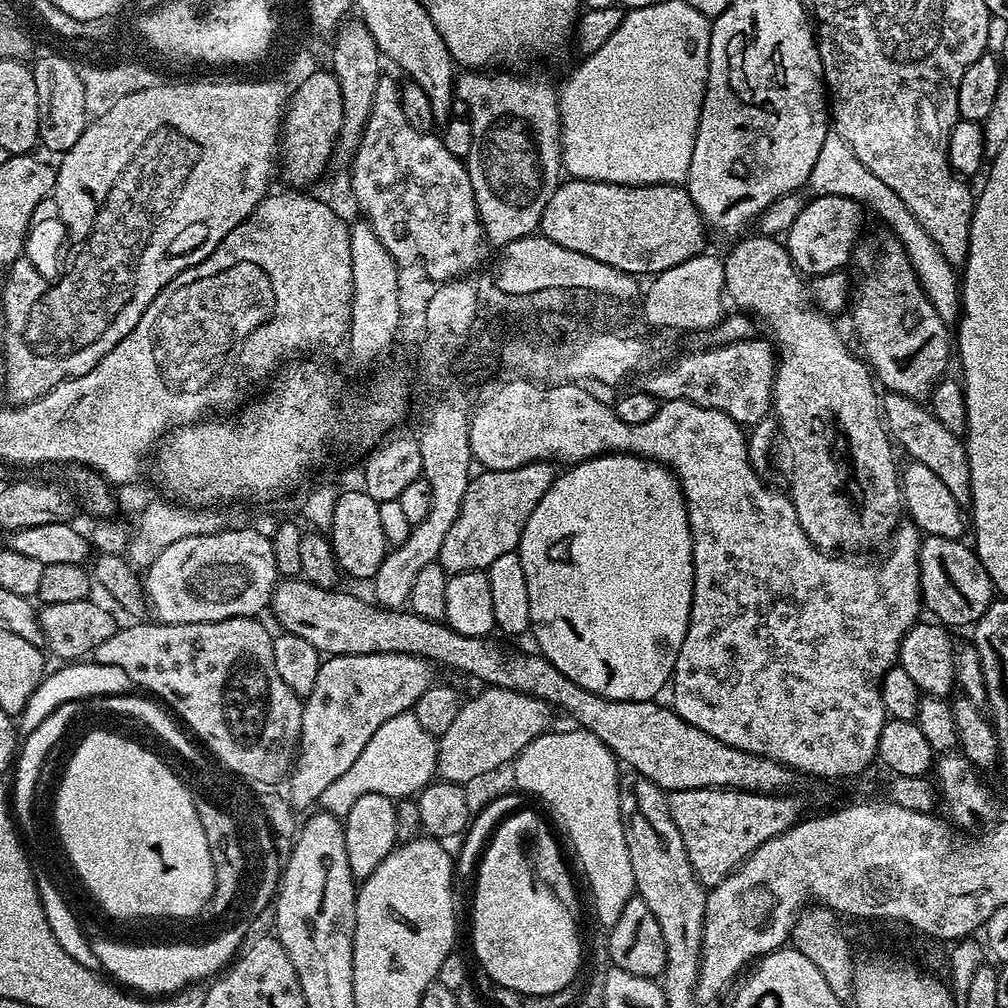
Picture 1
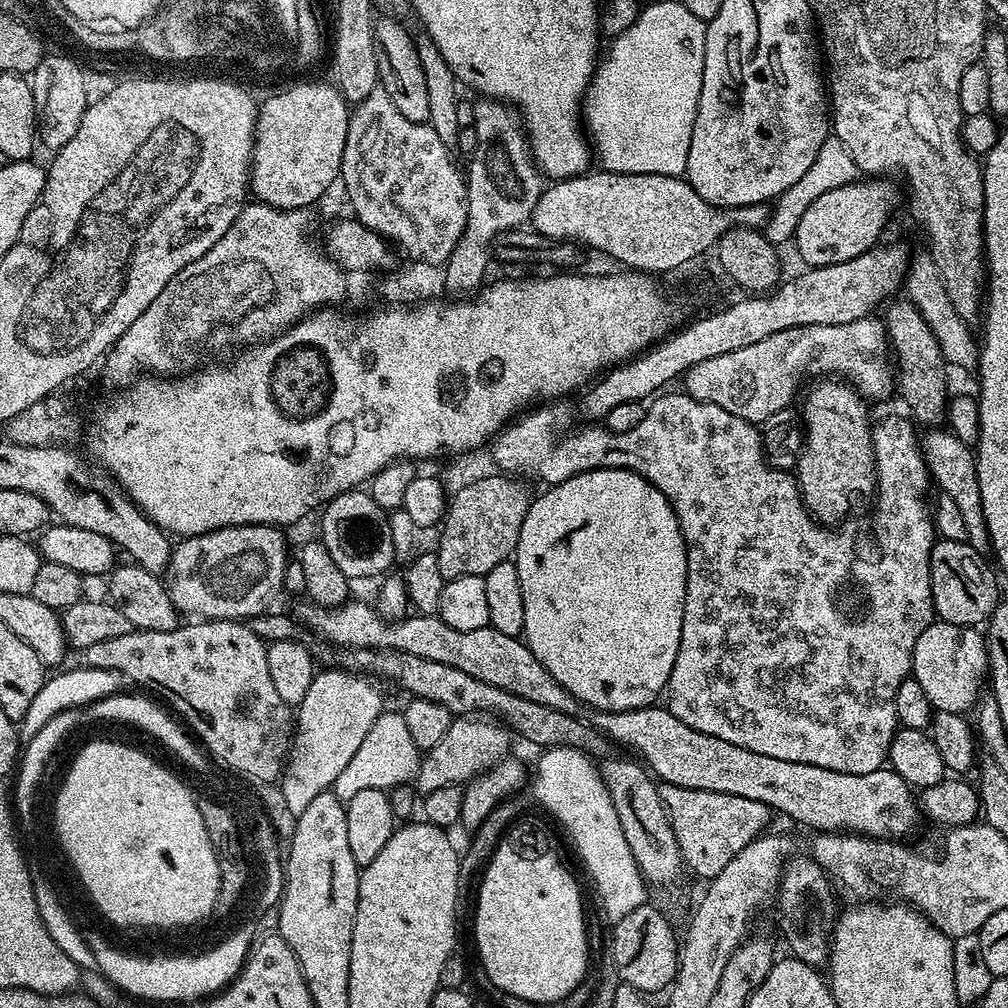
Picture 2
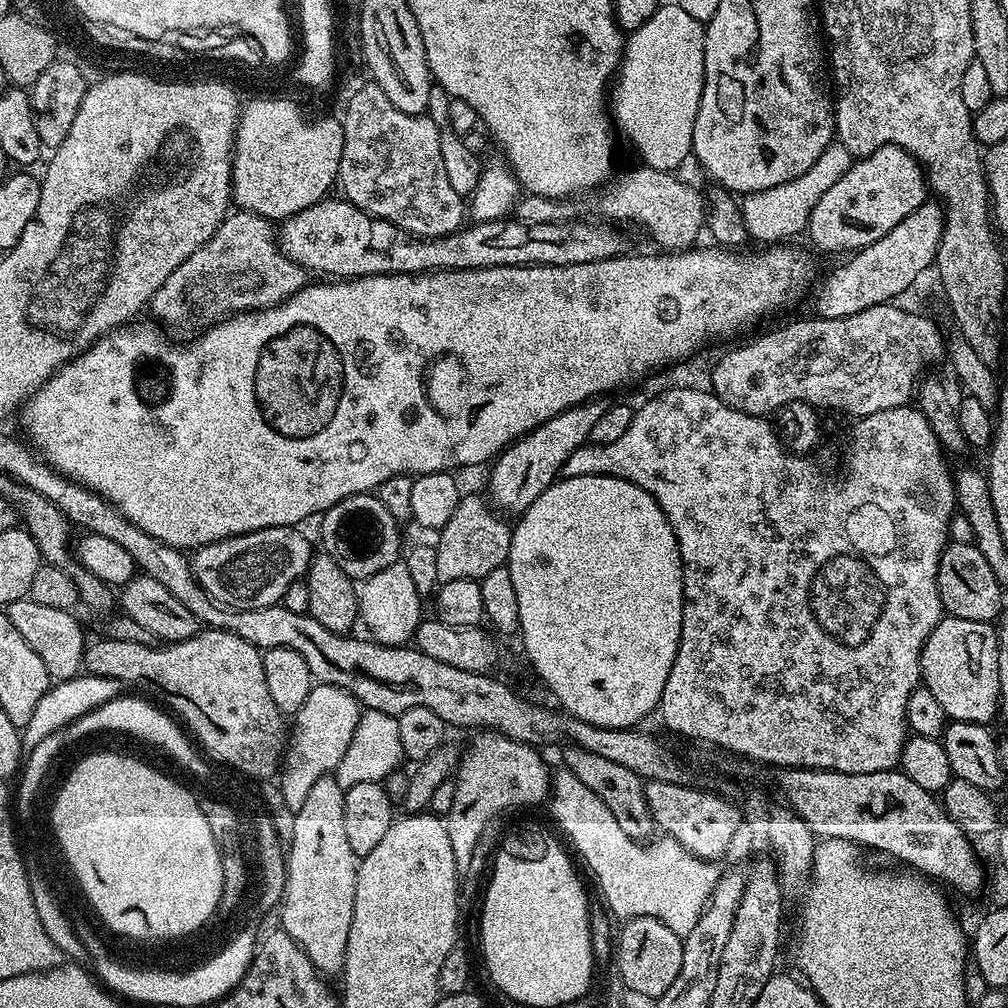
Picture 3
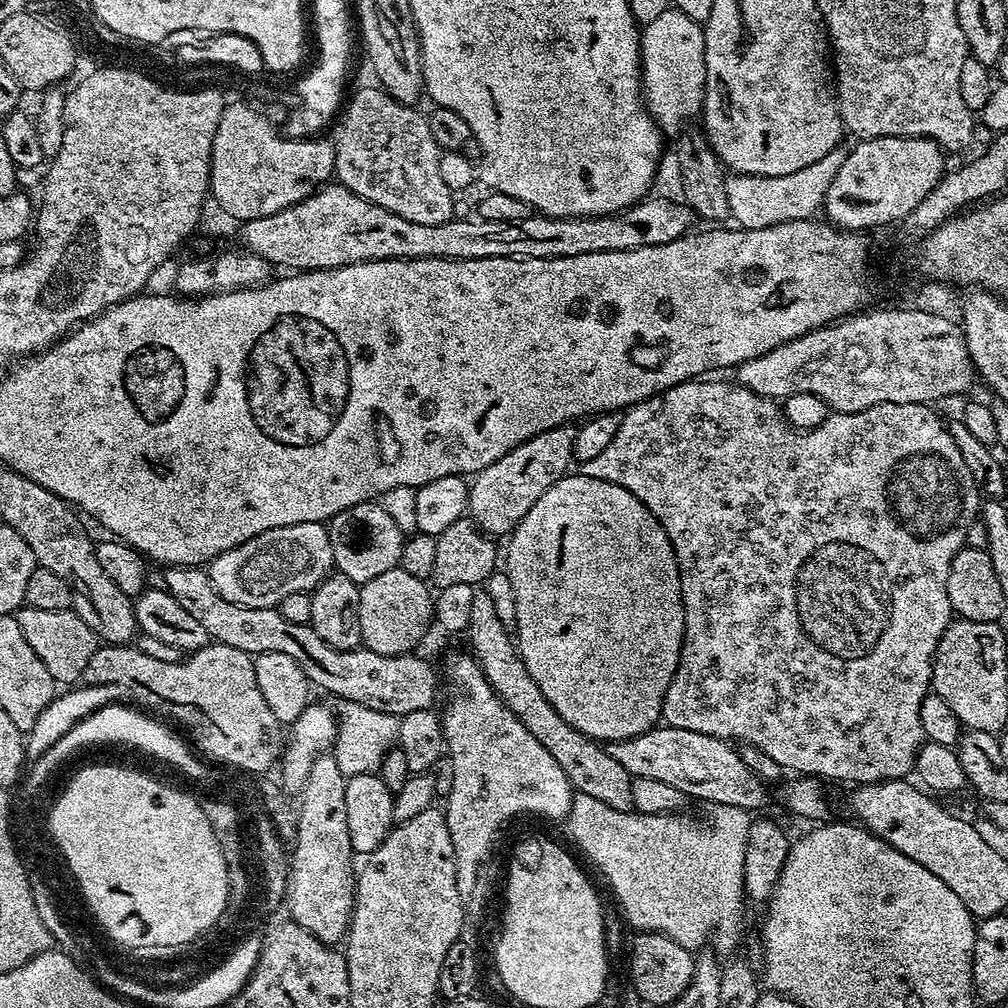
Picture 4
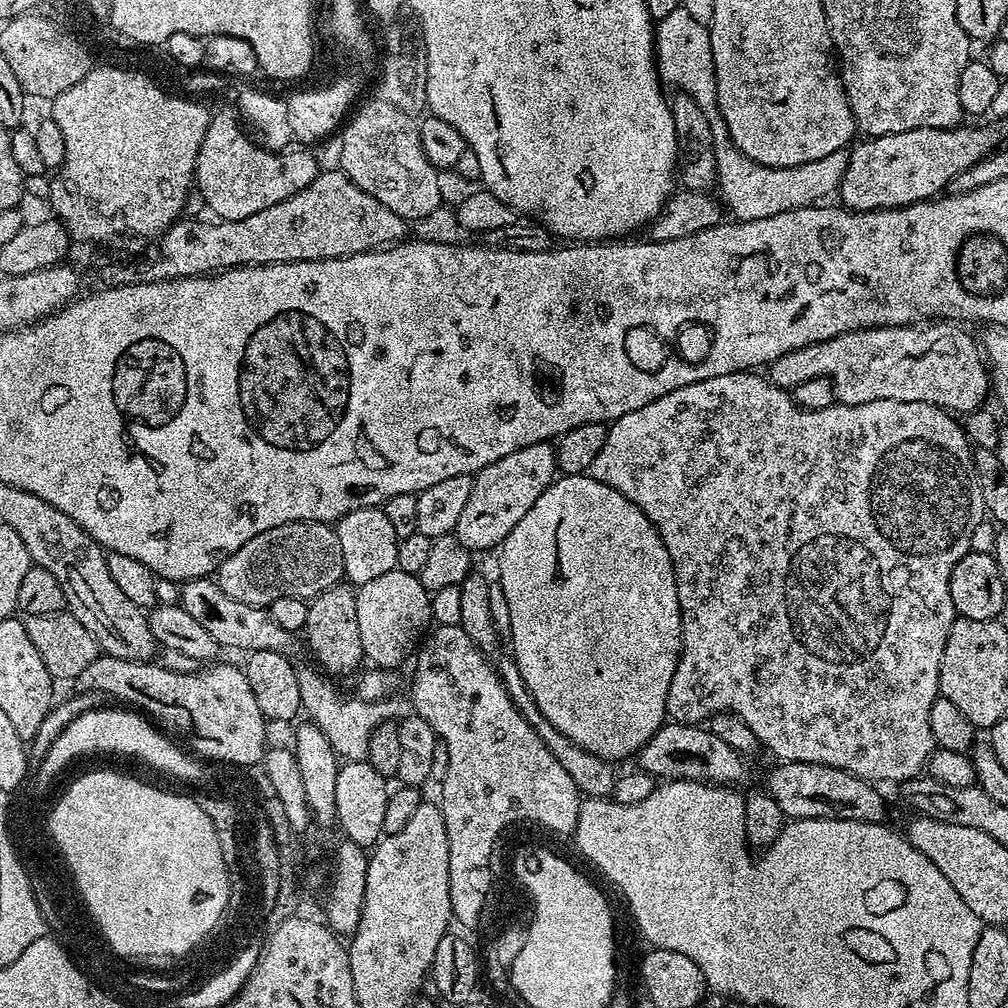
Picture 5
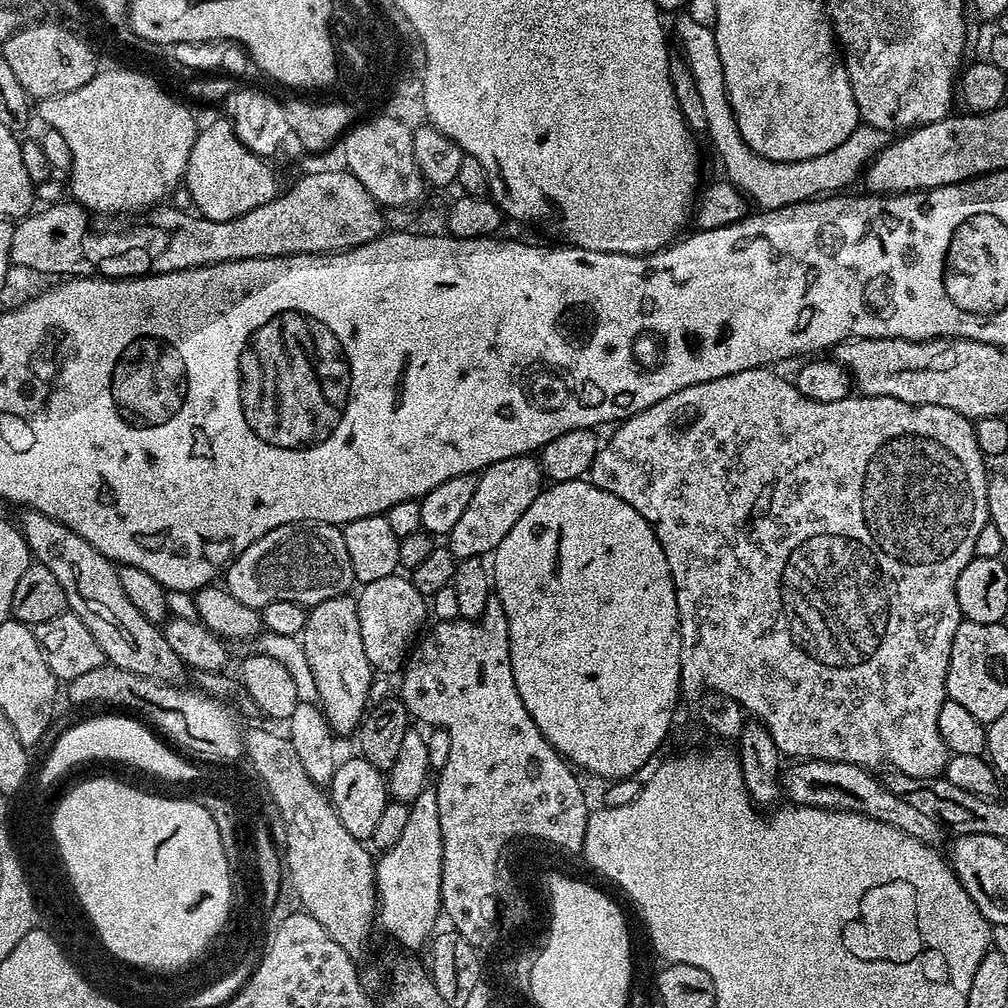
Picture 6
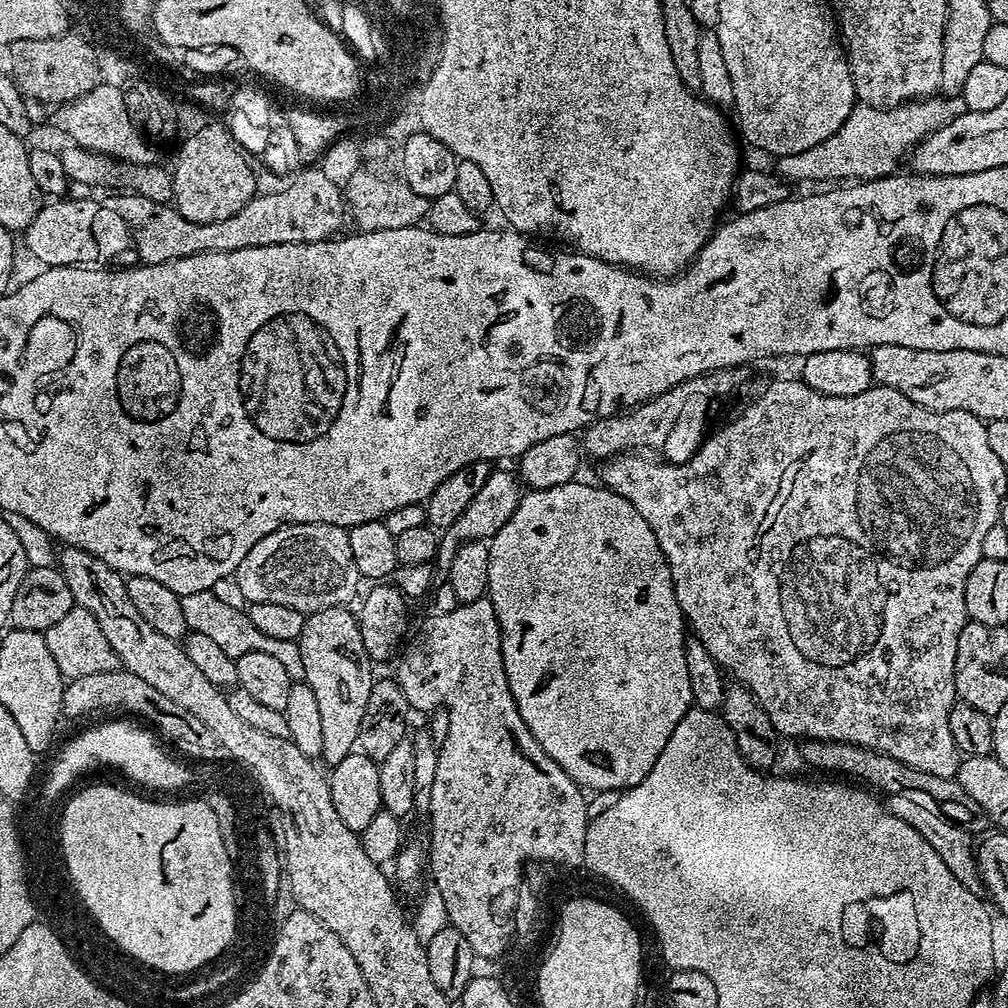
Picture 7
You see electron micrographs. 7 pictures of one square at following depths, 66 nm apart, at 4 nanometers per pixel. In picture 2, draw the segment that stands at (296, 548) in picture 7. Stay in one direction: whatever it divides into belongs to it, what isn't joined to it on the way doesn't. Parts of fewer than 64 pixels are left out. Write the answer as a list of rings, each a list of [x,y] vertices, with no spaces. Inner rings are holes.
[[[243,524],[242,526],[234,526],[233,528],[219,528],[213,532],[207,532],[201,536],[189,536],[181,539],[179,543],[172,549],[172,563],[166,572],[166,589],[174,602],[174,606],[181,613],[189,612],[189,617],[203,618],[204,620],[239,620],[241,622],[247,621],[249,618],[259,616],[267,613],[268,608],[272,604],[272,599],[276,595],[281,595],[284,587],[284,575],[288,569],[290,563],[290,557],[288,557],[288,544],[284,541],[284,536],[279,527],[271,524]]]

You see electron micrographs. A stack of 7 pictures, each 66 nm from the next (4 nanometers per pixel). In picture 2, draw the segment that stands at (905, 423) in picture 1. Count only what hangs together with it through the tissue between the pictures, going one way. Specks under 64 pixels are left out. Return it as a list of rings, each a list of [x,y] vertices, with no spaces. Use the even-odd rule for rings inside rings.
[[[928,430],[925,433],[923,433],[920,448],[924,451],[924,461],[935,487],[937,484],[943,495],[954,498],[954,503],[962,513],[962,519],[966,525],[968,544],[974,546],[974,550],[987,553],[992,543],[986,526],[986,514],[982,510],[982,494],[978,486],[975,451],[947,430]]]

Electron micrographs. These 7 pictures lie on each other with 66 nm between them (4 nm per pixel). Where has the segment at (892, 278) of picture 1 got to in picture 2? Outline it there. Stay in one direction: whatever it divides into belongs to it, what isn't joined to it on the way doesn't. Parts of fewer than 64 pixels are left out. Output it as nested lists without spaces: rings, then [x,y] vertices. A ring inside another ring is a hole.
[[[896,298],[887,308],[888,313],[883,313],[882,319],[888,334],[888,343],[894,353],[894,384],[898,389],[898,396],[900,392],[905,406],[908,407],[907,415],[917,425],[928,424],[924,426],[932,430],[939,429],[948,414],[950,368],[938,346],[938,338],[934,338],[930,326],[926,324],[926,318],[922,318],[911,300]]]

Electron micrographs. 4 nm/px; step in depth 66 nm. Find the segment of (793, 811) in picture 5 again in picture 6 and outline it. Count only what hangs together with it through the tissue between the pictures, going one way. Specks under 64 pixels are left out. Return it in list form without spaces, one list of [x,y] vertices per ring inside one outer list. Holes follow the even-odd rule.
[[[806,758],[791,764],[794,765],[789,769],[787,767],[781,775],[783,793],[791,803],[862,813],[876,821],[886,822],[887,825],[892,825],[924,843],[936,844],[944,834],[943,825],[931,818],[930,814],[915,809],[910,802],[898,798],[896,794],[885,788],[881,781],[879,783],[872,777],[875,775],[869,769],[858,767],[854,763],[826,759]]]

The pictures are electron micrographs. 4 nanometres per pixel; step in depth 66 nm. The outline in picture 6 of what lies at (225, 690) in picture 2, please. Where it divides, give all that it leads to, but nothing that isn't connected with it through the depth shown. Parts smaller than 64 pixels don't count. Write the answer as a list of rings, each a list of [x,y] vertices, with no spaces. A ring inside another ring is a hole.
[[[107,662],[102,666],[94,666],[94,670],[86,674],[78,674],[78,678],[67,681],[66,688],[68,700],[72,704],[109,704],[112,707],[109,709],[139,714],[165,741],[171,742],[185,753],[196,748],[219,755],[226,762],[241,759],[242,728],[236,725],[237,713],[219,699],[209,698],[195,691],[179,692],[179,687],[130,674],[130,670],[122,670]]]

